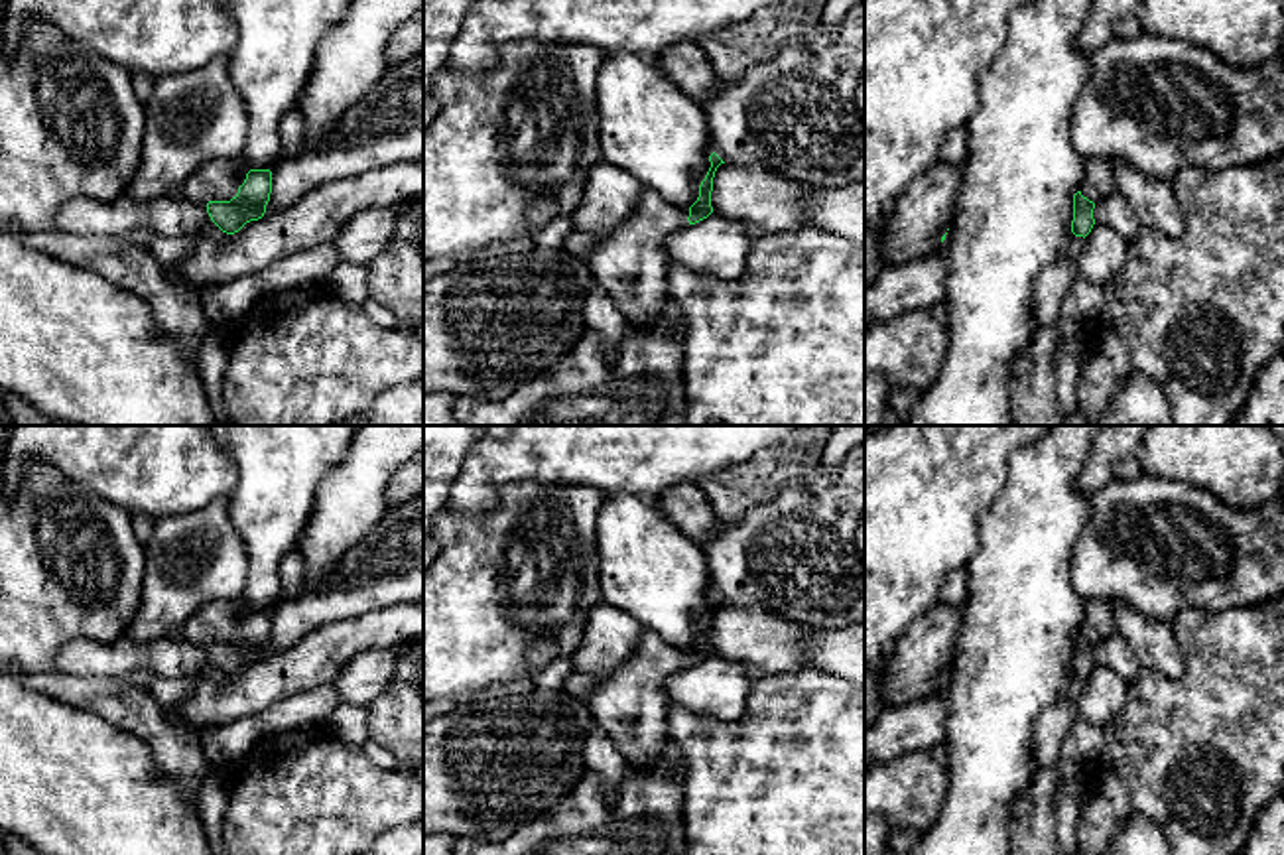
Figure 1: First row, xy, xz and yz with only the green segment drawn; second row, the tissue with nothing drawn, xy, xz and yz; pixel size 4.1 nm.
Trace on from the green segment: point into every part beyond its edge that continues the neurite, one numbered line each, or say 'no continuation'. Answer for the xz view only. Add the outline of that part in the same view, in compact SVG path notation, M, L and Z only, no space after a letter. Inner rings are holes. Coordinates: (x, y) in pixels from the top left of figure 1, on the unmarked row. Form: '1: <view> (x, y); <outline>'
1: xz (631, 706); M646 630L636 652L601 682L587 699L595 723L624 756L628 768L654 762L668 739L664 684L689 668L689 650Z

